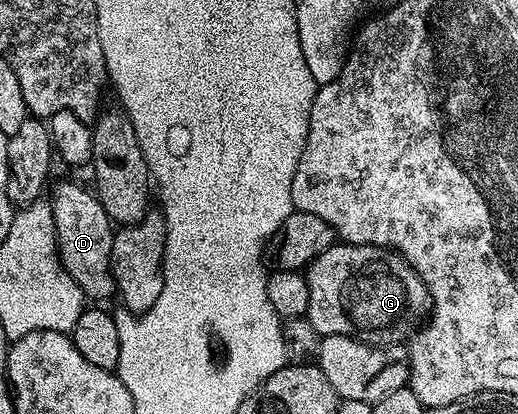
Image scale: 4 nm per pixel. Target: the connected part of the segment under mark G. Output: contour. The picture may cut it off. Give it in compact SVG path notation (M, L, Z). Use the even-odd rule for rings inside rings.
M336 242L306 268L309 285L309 309L305 316L317 329L320 337L325 335L351 335L372 347L394 347L403 345L414 336L421 324L428 318L433 306L431 291L421 281L398 251L385 247L369 247L365 243Z

